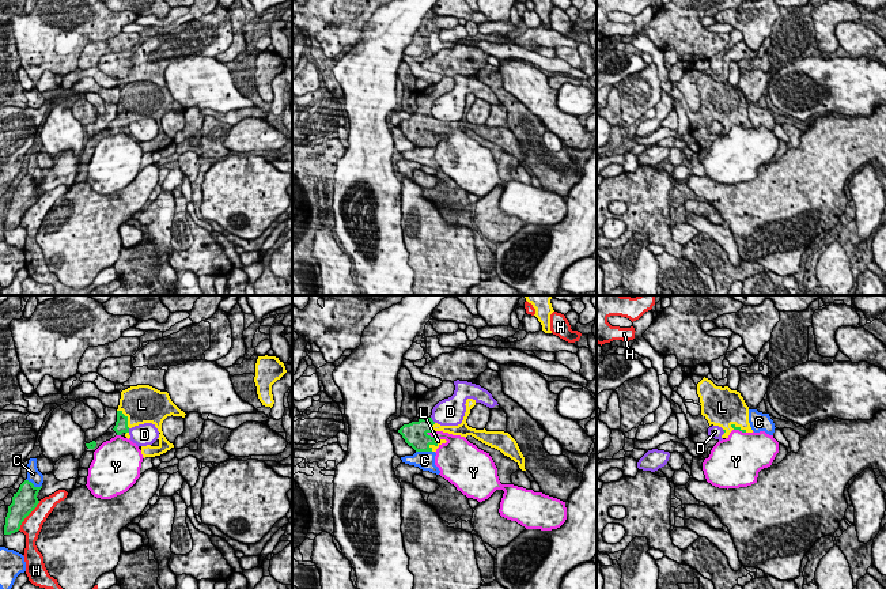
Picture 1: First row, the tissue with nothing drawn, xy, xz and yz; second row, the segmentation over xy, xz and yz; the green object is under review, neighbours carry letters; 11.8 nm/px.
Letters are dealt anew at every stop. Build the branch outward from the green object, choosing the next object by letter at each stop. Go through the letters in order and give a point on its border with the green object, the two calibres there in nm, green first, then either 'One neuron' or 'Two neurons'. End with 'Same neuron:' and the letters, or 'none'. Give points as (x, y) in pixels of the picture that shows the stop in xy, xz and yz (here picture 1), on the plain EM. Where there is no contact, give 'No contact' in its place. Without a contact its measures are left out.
C: Touches green at xy (33, 180). Thickness 300 nm (green) against 160 nm. Two neurons
D: Touches green at xz (431, 114). Thickness 280 nm (green) against 320 nm. Two neurons
H: Touches green at xy (27, 210). Thickness 300 nm (green) against 240 nm. Two neurons
L: Touches green at xy (127, 113). Thickness 160 nm (green) against 460 nm. One neuron
Y: Touches green at xz (430, 131). Thickness 280 nm (green) against 190 nm. Two neurons
Same neuron: L

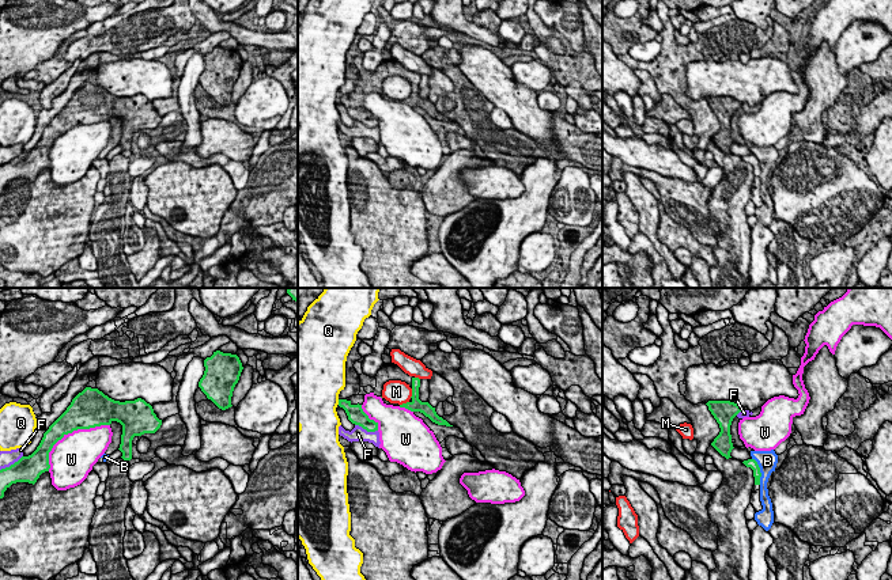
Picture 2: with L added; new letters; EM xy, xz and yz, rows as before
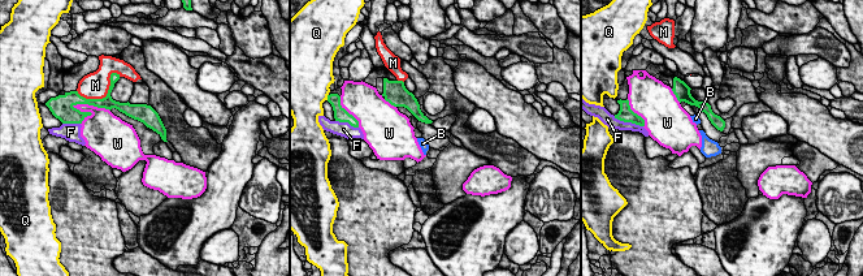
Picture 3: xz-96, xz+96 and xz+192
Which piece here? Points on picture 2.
B: Touches green at yz (759, 167). Thickness 120 nm (green) against 240 nm. Two neurons
F: Touches green at xz (366, 125). Thickness 200 nm (green) against 180 nm. Two neurons
M: Touches green at xz (412, 88). Thickness 160 nm (green) against 280 nm. Two neurons
Q: Touches green at xz (339, 98). Thickness 200 nm (green) against 480 nm. Two neurons
W: Touches green at xy (68, 128). Thickness 340 nm (green) against 460 nm. Two neurons
Same neuron: none

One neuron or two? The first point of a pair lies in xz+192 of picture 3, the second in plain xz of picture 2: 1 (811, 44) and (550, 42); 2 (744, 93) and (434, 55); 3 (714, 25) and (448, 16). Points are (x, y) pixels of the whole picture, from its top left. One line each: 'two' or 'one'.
1: one
2: one
3: one

